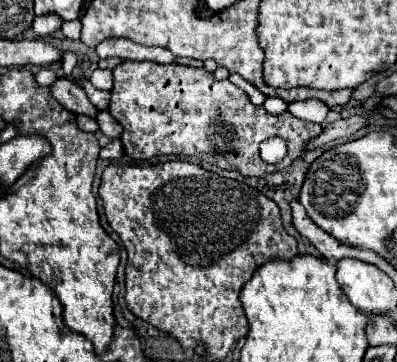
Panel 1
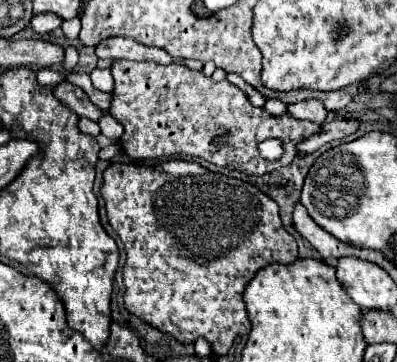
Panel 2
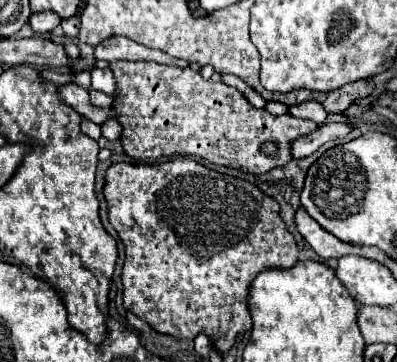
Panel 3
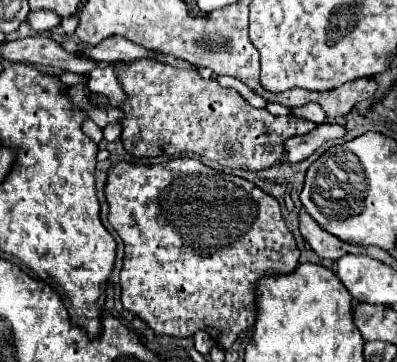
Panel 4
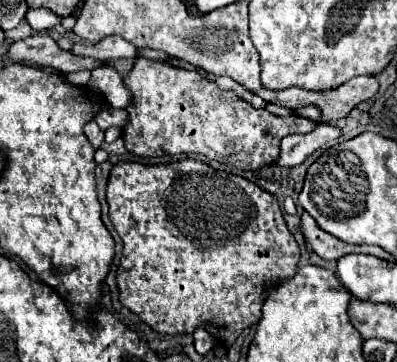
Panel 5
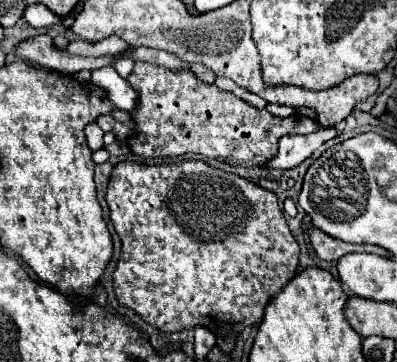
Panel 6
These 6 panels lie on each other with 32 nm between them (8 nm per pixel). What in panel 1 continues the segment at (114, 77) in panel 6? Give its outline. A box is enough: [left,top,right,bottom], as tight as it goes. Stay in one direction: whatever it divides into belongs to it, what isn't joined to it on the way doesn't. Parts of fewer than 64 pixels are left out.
[90,68,112,92]

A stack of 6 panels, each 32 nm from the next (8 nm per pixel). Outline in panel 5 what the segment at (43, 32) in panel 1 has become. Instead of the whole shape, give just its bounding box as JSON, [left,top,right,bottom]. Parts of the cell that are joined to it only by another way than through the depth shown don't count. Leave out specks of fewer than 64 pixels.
[26,8,60,30]

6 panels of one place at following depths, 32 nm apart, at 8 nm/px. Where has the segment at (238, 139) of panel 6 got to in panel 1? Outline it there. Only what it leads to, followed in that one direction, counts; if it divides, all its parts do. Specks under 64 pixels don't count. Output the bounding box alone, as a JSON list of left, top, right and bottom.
[108,60,322,176]

